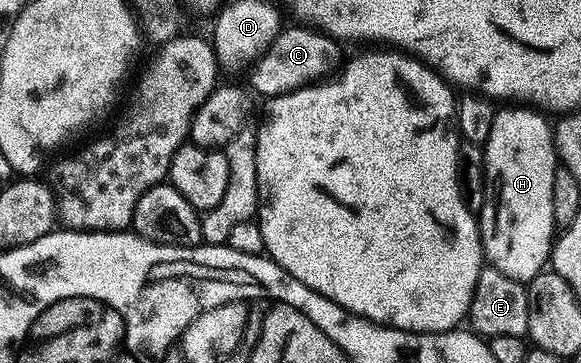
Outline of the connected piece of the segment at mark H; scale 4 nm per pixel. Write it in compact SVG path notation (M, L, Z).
M531 105L500 106L493 117L493 129L489 129L483 156L487 166L487 196L483 208L477 213L483 254L486 262L501 269L501 273L520 281L529 281L548 266L551 248L557 238L553 213L553 177L557 170L557 156L552 120Z

